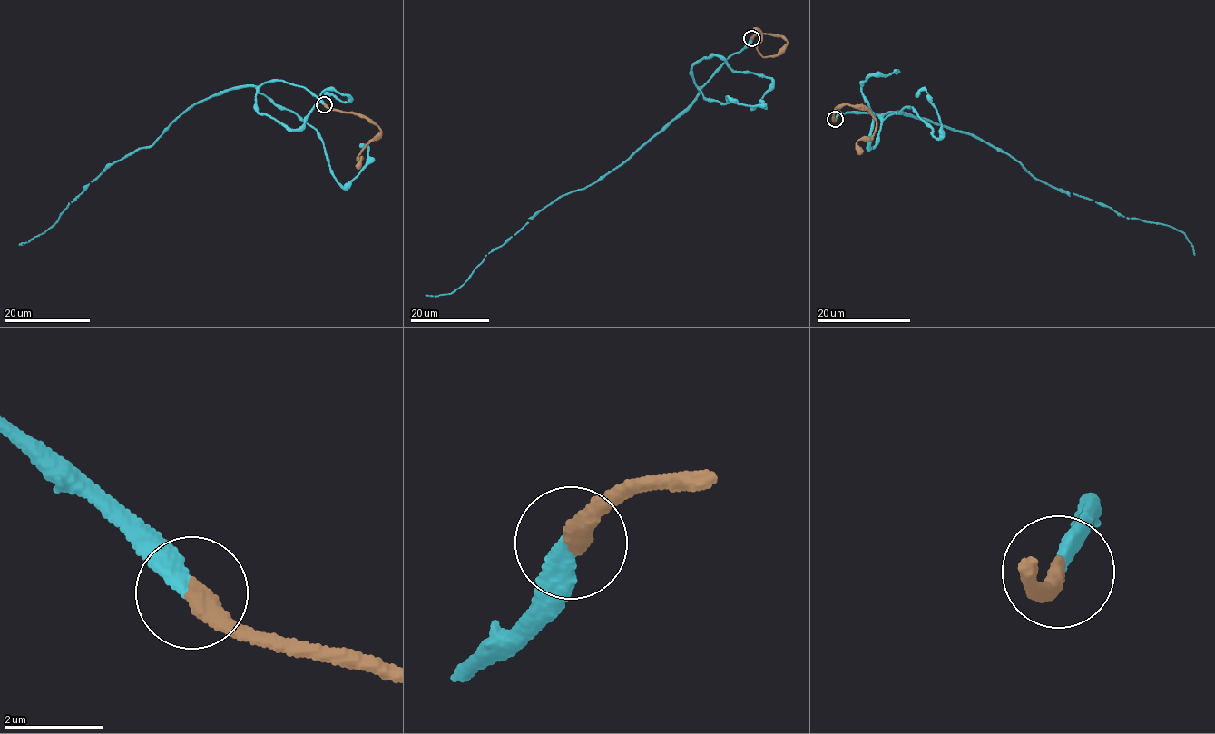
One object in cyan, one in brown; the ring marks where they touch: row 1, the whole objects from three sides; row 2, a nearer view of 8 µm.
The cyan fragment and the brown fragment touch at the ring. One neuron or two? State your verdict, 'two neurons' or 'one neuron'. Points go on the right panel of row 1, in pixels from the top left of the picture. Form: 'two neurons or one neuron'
one neuron

